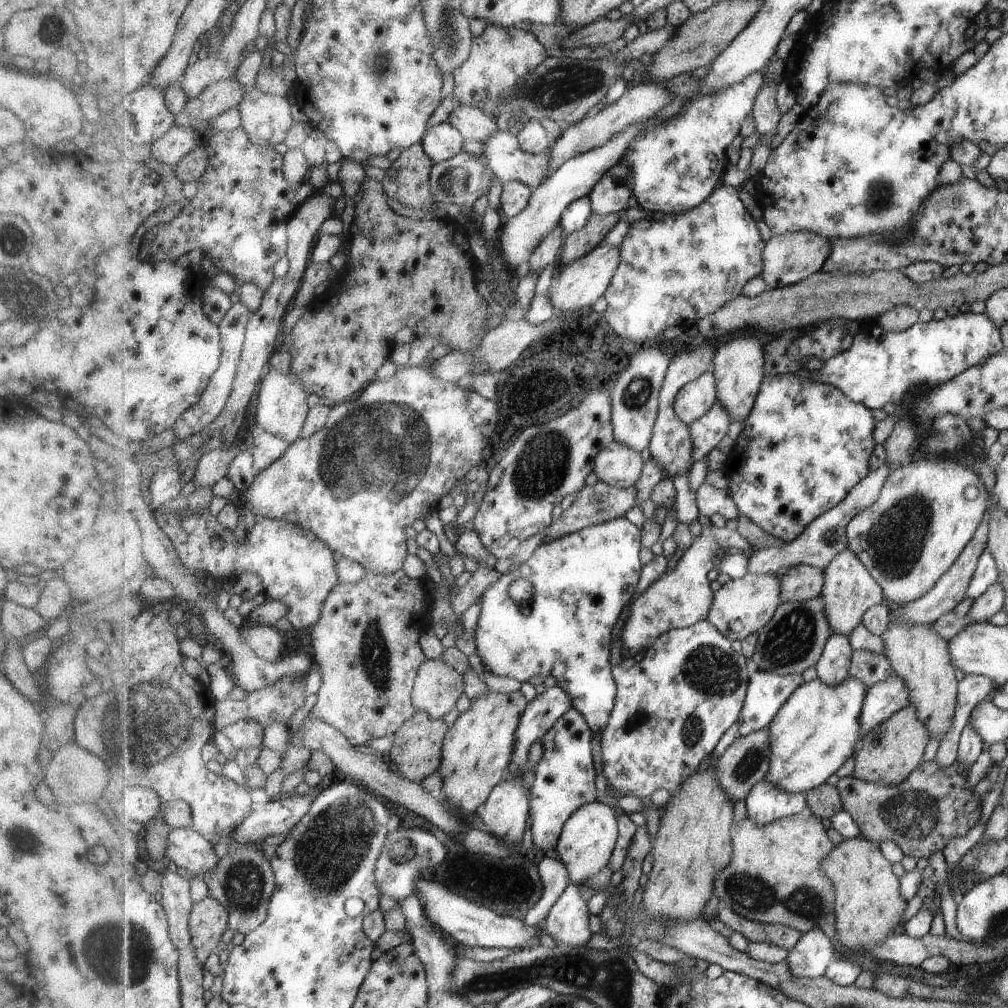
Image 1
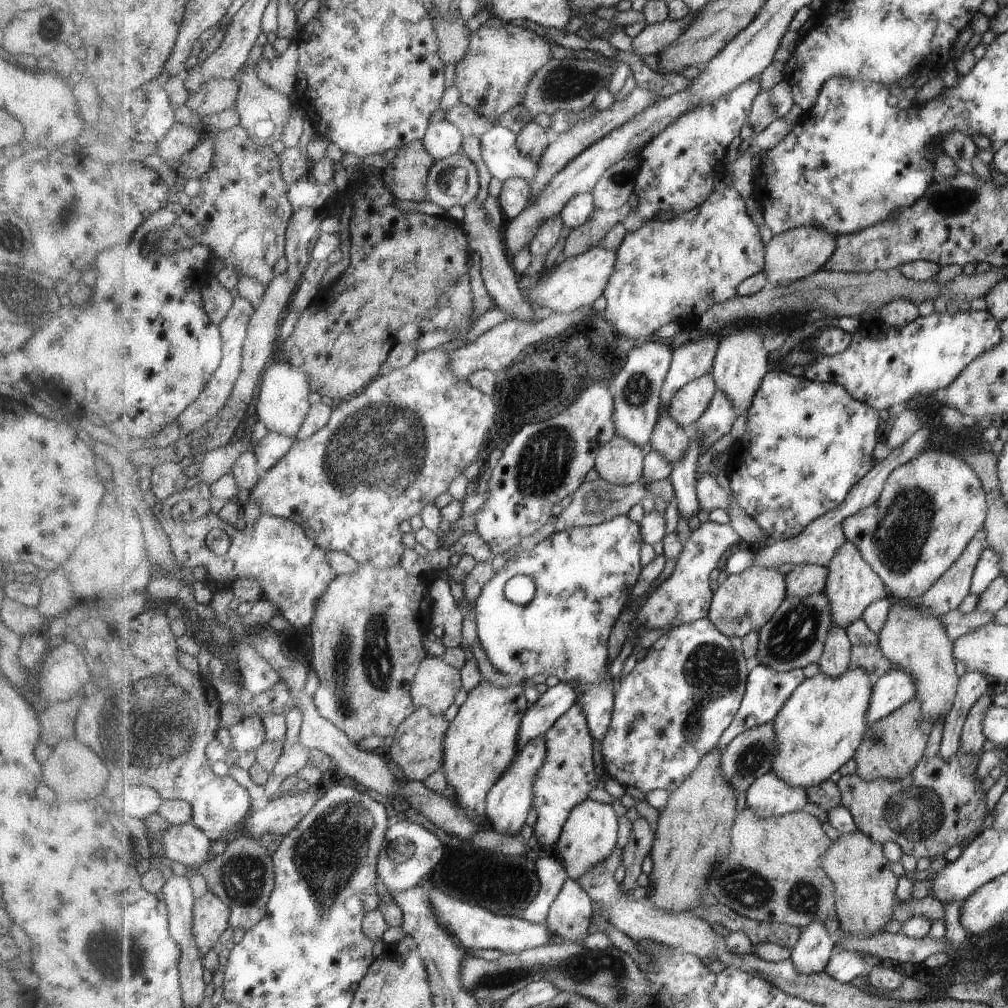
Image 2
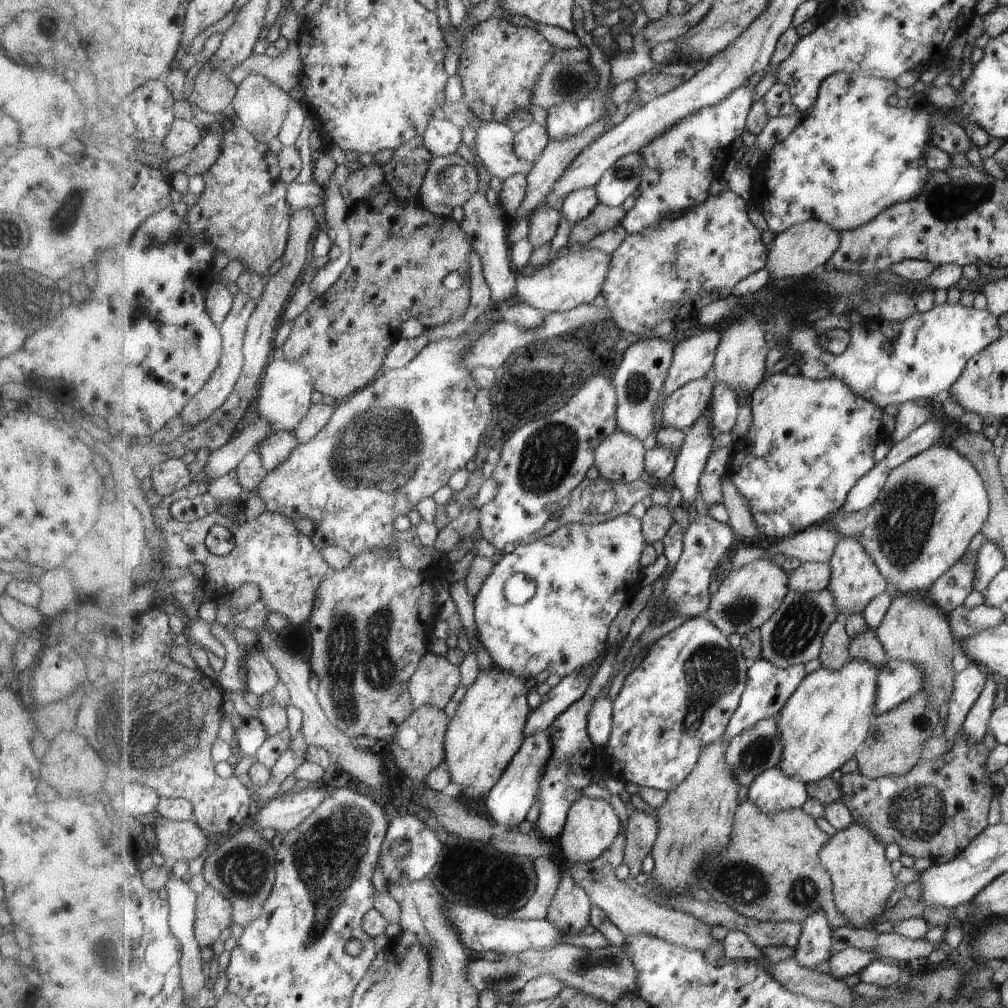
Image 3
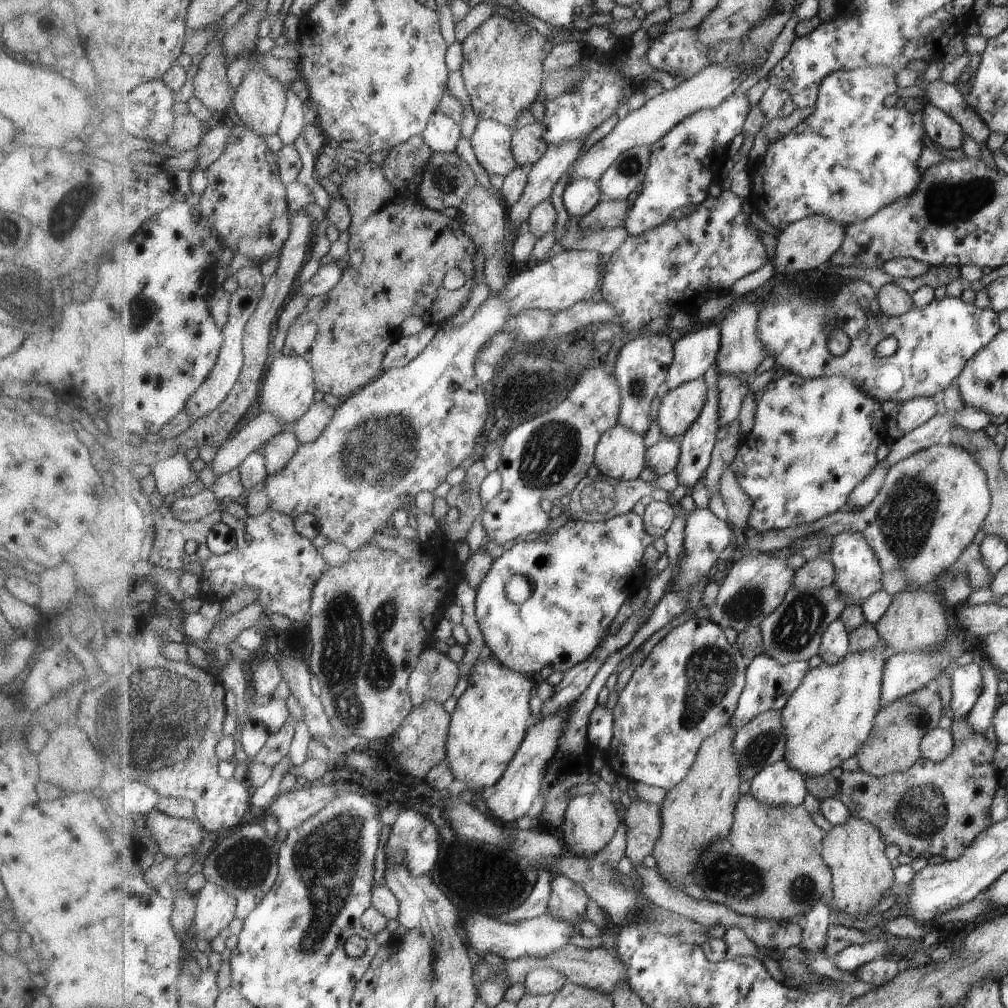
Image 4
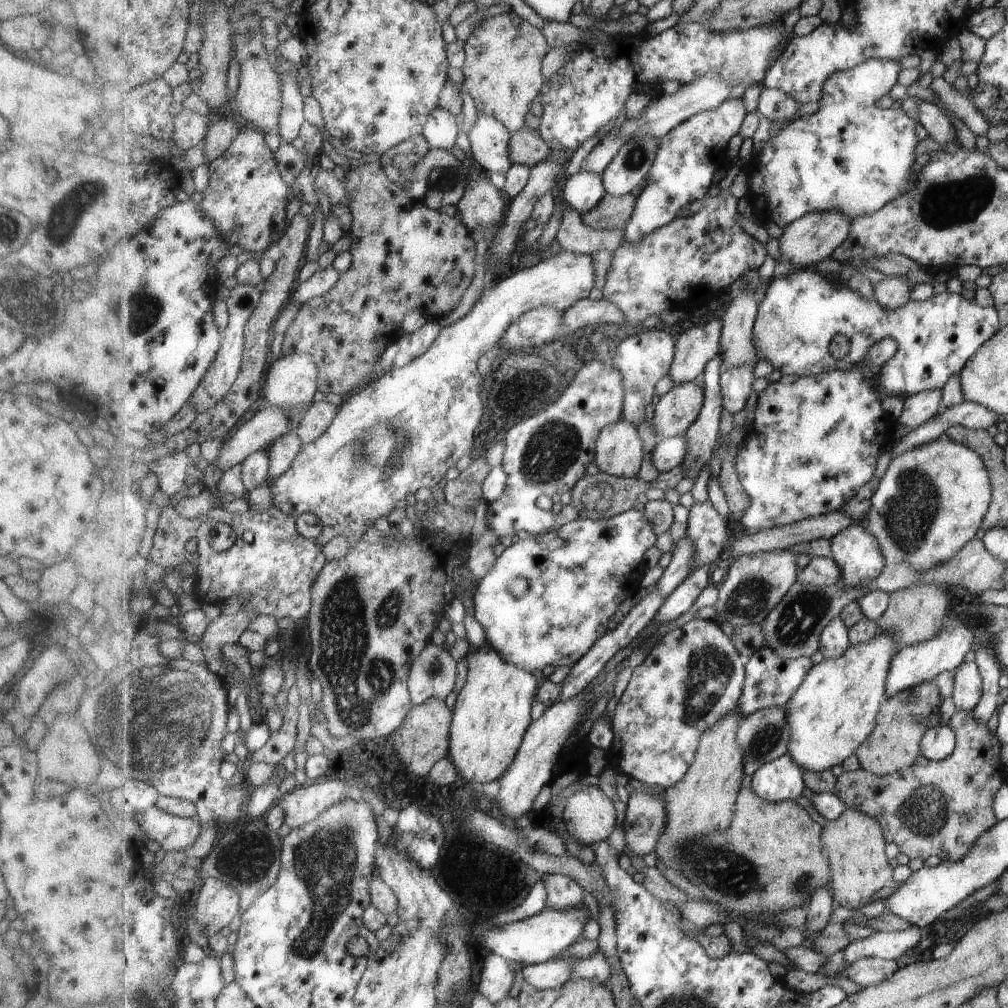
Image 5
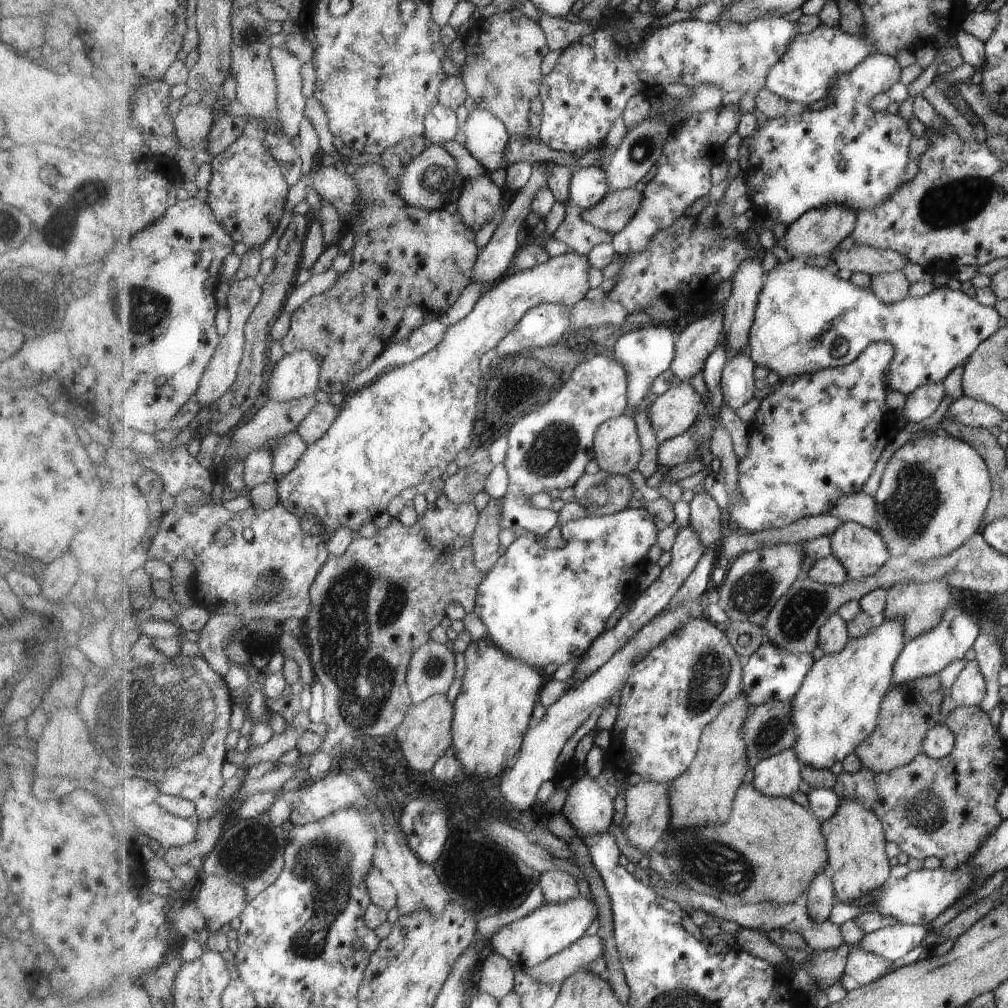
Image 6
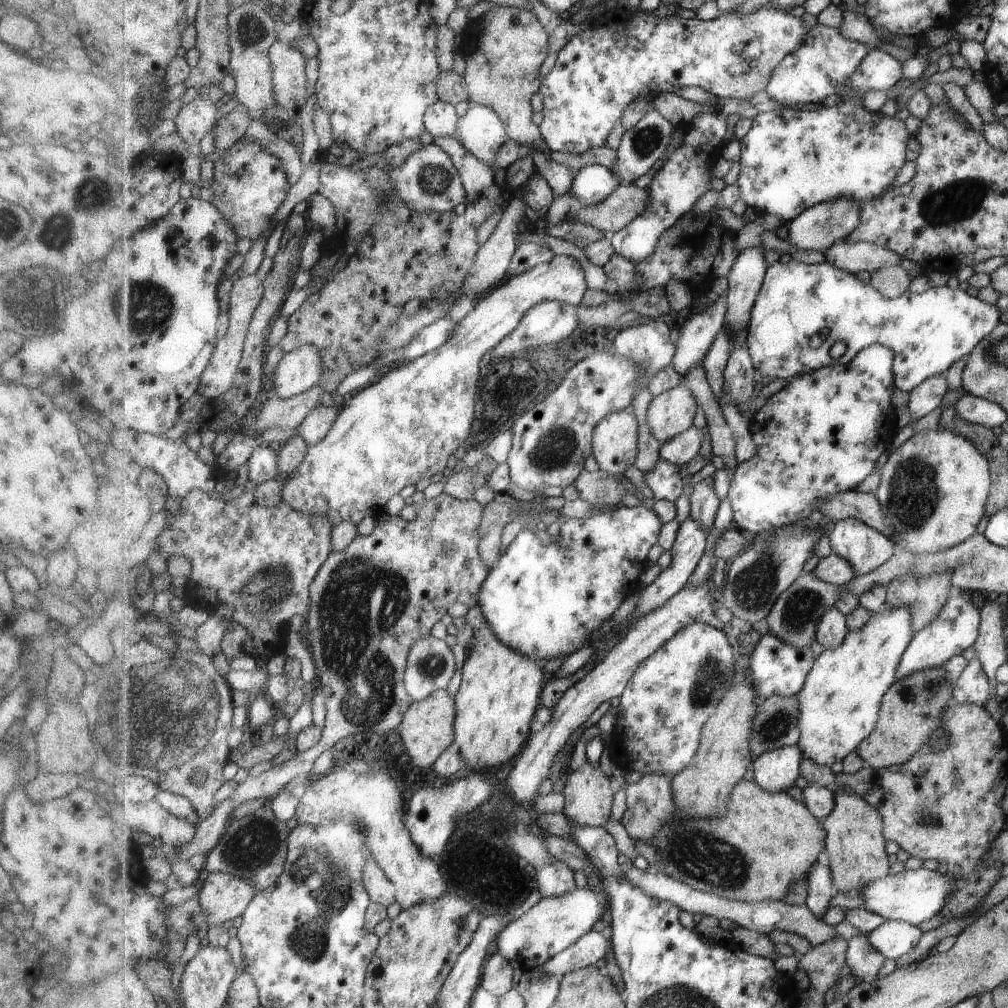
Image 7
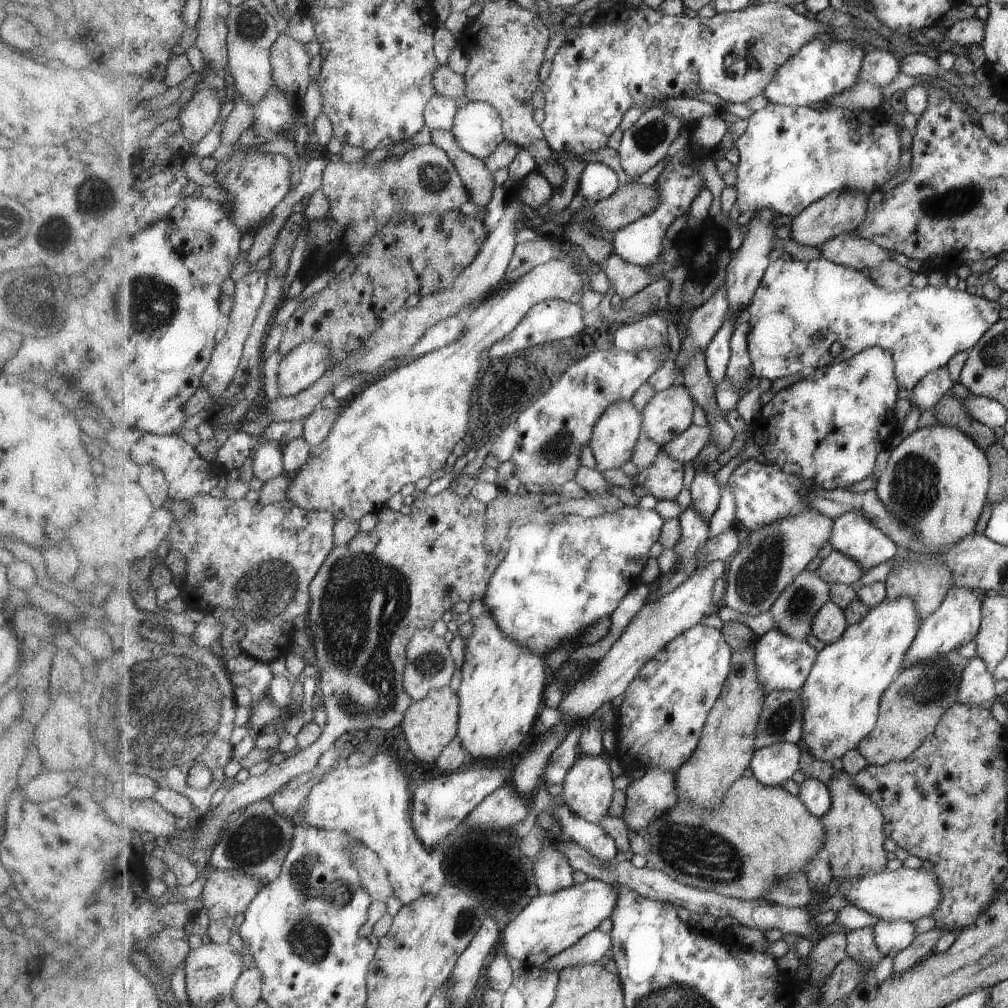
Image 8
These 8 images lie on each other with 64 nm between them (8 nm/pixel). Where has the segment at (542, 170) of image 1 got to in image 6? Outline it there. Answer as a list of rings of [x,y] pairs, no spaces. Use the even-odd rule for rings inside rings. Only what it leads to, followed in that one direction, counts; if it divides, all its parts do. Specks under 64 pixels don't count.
[[[477,106],[466,118],[461,131],[466,136],[466,147],[489,172],[508,167],[505,149],[512,134],[496,114]]]

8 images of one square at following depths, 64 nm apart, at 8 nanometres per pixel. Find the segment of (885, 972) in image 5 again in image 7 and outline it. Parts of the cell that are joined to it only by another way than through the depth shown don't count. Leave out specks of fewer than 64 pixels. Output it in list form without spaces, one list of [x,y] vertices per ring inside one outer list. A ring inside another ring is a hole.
[[[860,932],[848,944],[846,965],[853,970],[858,982],[863,982],[865,976],[877,976],[886,958],[871,946],[869,935]]]

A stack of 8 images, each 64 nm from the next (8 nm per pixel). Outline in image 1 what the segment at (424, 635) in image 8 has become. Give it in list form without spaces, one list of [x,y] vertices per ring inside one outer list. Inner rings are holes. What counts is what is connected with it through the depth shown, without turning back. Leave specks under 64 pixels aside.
[[[427,659],[419,669],[412,692],[412,701],[418,711],[441,720],[456,708],[457,700],[465,693],[465,678],[460,671],[443,659]]]

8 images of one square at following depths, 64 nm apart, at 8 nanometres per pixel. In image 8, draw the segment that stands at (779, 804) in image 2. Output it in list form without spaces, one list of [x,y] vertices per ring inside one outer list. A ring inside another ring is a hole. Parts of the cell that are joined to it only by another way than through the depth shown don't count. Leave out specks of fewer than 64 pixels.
[[[777,742],[773,746],[763,747],[761,750],[756,750],[753,760],[751,761],[750,769],[753,776],[765,784],[765,786],[783,786],[786,780],[791,780],[793,774],[797,770],[801,770],[801,748],[798,744],[791,744],[790,742]]]

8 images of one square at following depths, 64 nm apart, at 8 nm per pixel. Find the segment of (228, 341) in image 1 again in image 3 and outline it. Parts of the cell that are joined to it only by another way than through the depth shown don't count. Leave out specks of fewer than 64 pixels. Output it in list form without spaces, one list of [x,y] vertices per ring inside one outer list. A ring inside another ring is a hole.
[[[238,292],[234,296],[233,308],[227,315],[225,322],[220,326],[224,346],[221,364],[219,364],[219,368],[213,373],[211,380],[205,384],[204,389],[185,406],[184,412],[181,414],[183,422],[185,422],[188,427],[197,426],[199,422],[211,418],[211,416],[216,413],[216,410],[219,410],[225,402],[229,400],[233,389],[236,388],[241,372],[244,370],[244,340],[248,332],[249,319],[252,317],[252,314],[255,313],[257,305],[257,301],[253,300],[253,297],[247,293]]]

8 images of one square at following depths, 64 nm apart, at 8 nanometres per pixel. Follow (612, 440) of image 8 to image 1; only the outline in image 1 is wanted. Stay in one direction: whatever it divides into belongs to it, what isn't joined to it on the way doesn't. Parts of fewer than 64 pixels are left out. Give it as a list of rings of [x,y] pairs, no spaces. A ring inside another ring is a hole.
[[[613,441],[596,458],[597,479],[601,483],[627,490],[636,486],[644,470],[645,460],[641,452]]]

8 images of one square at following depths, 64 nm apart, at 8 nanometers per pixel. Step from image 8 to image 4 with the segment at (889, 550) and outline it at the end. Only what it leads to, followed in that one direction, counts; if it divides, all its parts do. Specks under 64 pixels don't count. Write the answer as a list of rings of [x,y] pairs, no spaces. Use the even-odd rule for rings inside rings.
[[[844,532],[834,536],[833,548],[828,555],[828,559],[837,570],[833,586],[845,596],[845,606],[861,606],[869,596],[877,594],[883,590],[884,570],[871,548],[869,540],[859,534],[859,532]]]

